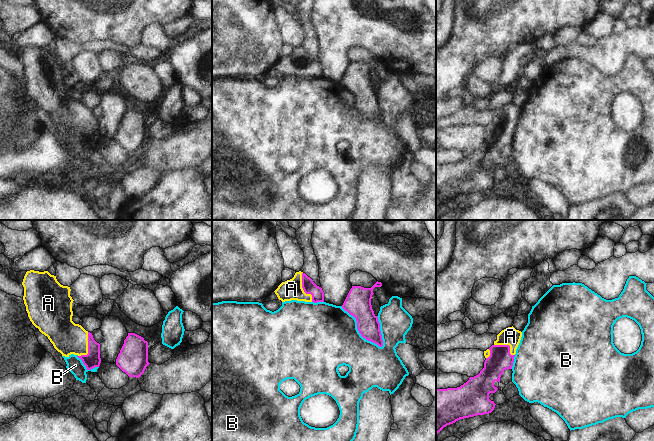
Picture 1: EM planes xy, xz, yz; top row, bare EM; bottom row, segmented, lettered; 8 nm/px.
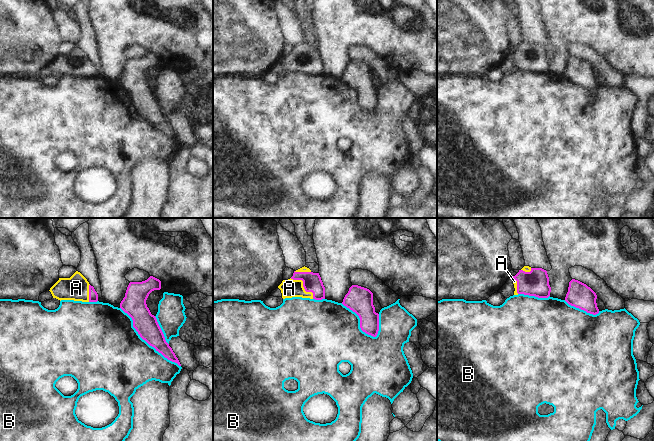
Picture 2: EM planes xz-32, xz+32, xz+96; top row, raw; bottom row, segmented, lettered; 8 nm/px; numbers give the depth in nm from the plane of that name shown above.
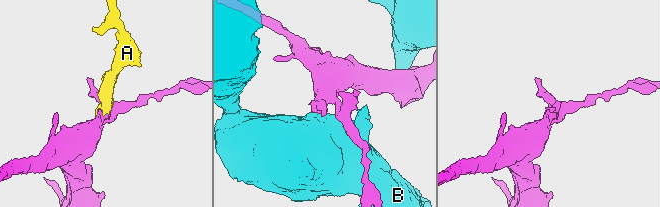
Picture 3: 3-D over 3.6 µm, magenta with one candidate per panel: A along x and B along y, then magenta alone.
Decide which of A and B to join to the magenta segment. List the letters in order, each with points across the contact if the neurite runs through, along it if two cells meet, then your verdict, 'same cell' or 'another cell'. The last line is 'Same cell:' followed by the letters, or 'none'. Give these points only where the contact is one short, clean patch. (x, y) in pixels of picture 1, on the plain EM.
A: way xz (309, 63), (302, 63), (291, 65); same cell
B: another cell
Same cell: A

